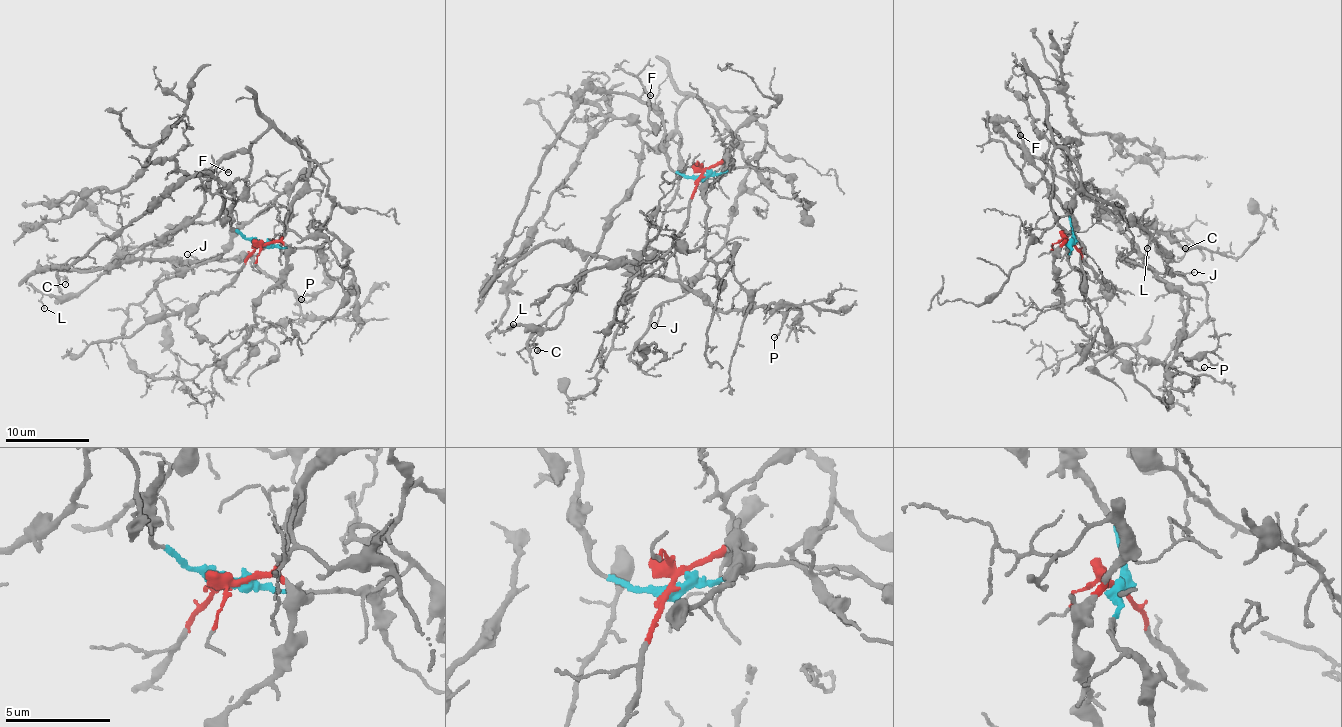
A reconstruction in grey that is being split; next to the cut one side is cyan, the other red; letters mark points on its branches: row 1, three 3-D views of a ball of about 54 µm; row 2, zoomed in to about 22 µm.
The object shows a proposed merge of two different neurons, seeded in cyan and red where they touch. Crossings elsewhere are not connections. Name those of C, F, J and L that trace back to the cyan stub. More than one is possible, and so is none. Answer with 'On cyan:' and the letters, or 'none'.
On cyan: F

